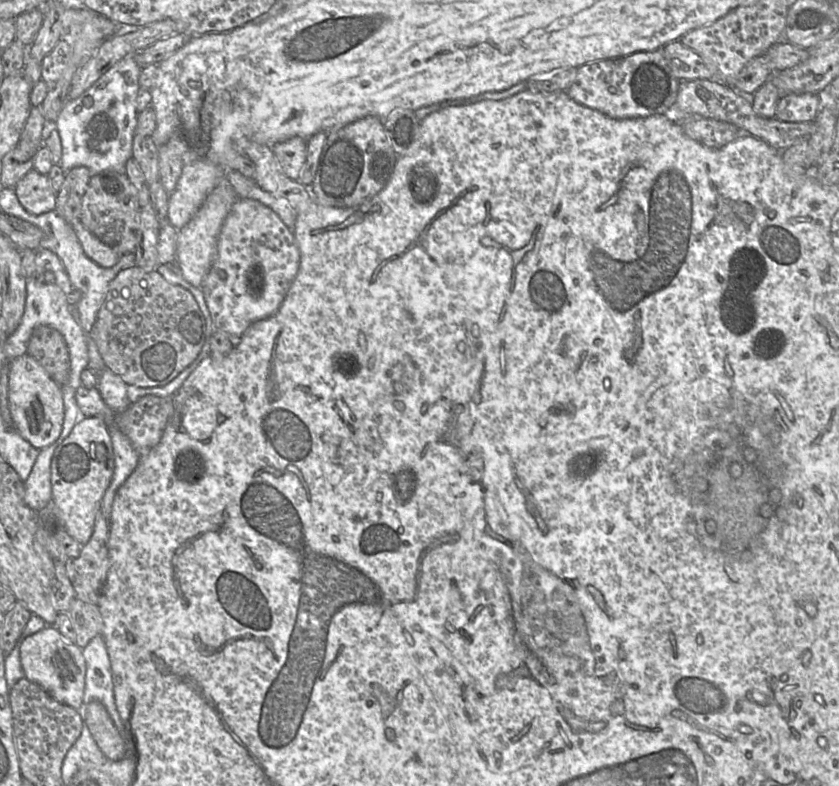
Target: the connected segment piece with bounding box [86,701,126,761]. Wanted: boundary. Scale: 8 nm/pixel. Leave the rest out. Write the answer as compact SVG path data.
M100 701L89 703L86 712L89 731L101 752L112 761L125 756L125 742L107 709Z

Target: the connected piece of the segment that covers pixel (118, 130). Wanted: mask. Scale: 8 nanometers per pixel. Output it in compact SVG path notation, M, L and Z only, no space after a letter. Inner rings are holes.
M136 54L126 55L81 96L68 100L61 109L55 126L62 144L62 157L59 165L65 173L80 166L88 168L92 176L106 170L126 172L126 163L133 157L133 139L139 114L136 109L136 100L140 90L139 76L142 67L135 59Z

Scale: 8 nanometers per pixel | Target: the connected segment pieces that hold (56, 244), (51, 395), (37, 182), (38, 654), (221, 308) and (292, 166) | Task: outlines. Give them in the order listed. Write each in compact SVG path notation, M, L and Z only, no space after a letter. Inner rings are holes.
M52 233L49 239L43 238L41 240L40 247L54 252L59 257L69 276L71 284L73 285L73 287L81 291L81 299L76 304L78 312L78 322L87 334L90 333L95 323L98 311L105 300L110 282L121 270L132 268L136 265L135 253L129 253L120 256L119 261L113 267L103 268L94 263L90 258L88 258L76 235L72 235L72 240L70 240L69 242L64 242L56 241L54 234Z
M27 353L9 361L9 409L16 431L34 448L42 450L53 444L61 434L64 403L61 387L47 371Z
M30 170L14 187L21 205L26 211L40 215L55 210L57 192L48 175Z
M55 626L25 638L20 647L20 661L25 678L40 686L56 701L76 710L83 702L86 662L82 649L76 643L66 641Z
M238 199L222 225L216 257L201 285L214 329L240 338L253 323L275 314L284 304L299 266L293 231L261 202ZM219 270L226 272L226 279L219 278Z
M295 136L273 146L273 152L284 172L292 180L300 177L306 161L307 139Z

